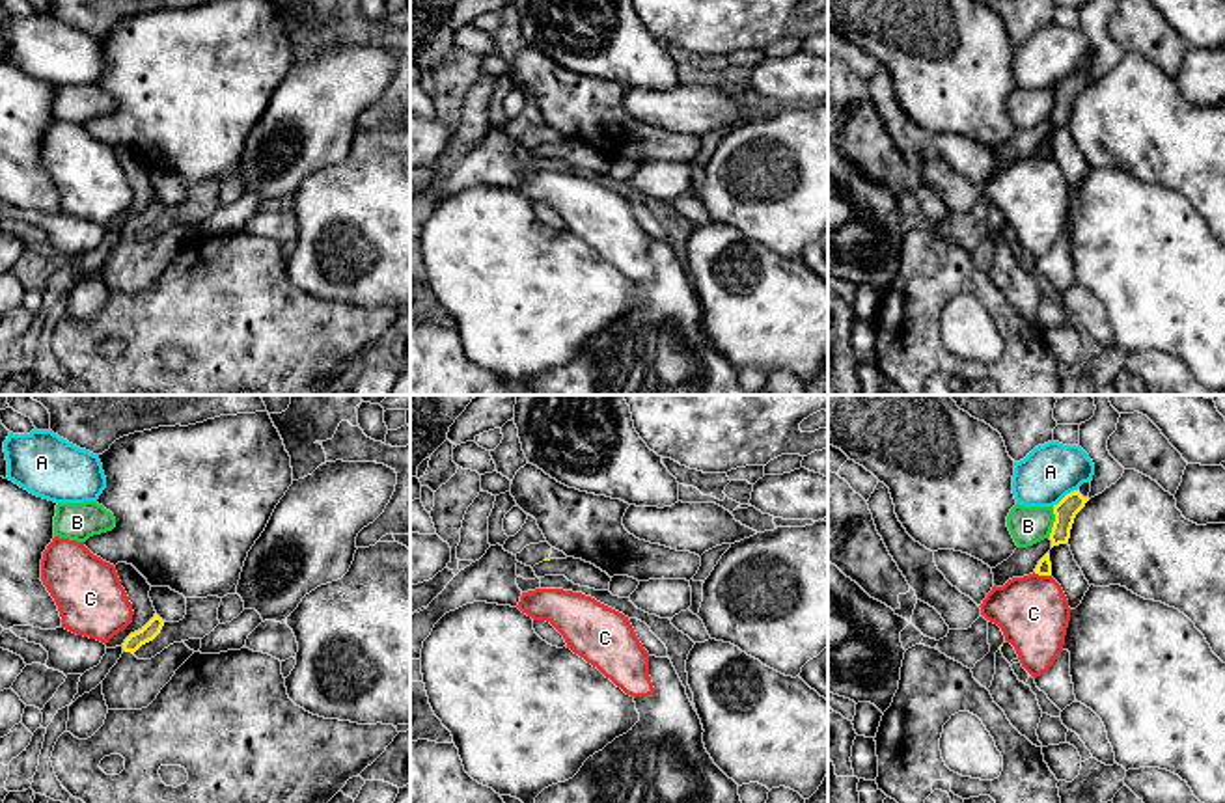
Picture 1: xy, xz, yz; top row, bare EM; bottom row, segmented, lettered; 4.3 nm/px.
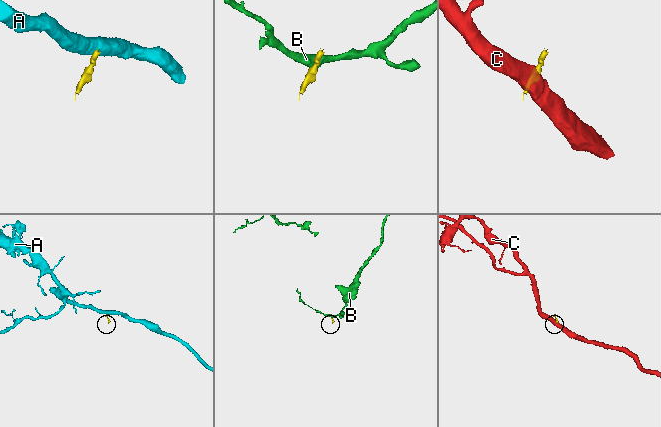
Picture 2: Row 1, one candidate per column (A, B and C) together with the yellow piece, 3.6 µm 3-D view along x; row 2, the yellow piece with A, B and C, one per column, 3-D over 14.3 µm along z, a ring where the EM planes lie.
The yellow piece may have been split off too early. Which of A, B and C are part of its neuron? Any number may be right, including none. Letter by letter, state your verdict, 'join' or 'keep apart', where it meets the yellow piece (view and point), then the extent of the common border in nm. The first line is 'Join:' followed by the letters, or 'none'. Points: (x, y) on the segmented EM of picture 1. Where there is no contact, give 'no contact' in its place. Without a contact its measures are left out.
Join: none
A: keep apart | yz (1065, 496) | 130 nm
B: keep apart | yz (1054, 522) | 130 nm
C: keep apart | yz (1043, 574) | 80 nm

